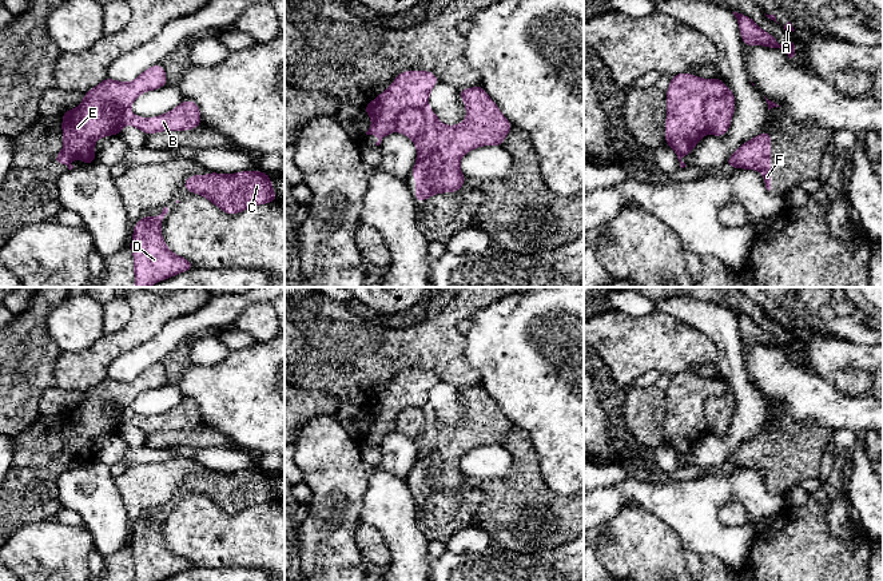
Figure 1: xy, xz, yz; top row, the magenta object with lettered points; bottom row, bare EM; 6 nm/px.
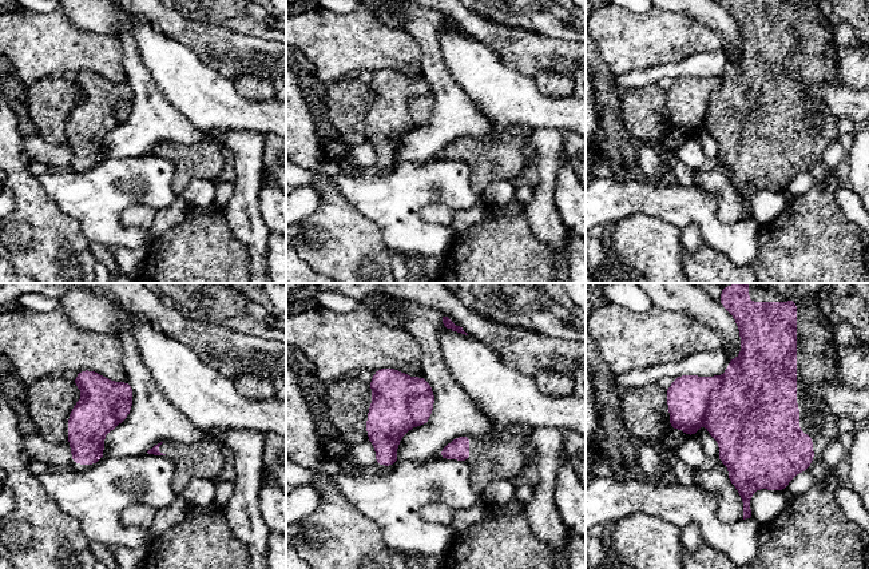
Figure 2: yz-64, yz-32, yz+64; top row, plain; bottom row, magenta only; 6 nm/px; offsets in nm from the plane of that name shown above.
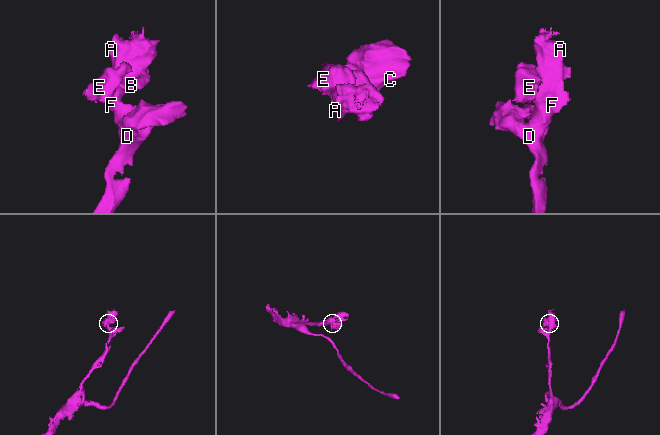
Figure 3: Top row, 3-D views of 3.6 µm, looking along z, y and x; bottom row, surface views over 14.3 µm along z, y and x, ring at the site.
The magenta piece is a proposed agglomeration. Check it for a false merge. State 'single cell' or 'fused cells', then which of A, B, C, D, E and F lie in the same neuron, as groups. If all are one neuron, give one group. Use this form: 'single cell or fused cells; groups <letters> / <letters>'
fused cells; groups A B C D F / E

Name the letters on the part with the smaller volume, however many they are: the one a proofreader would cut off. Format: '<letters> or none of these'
E

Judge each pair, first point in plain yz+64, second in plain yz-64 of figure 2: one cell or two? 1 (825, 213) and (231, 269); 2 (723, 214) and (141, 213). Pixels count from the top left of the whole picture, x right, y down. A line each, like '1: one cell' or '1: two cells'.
1: one cell
2: one cell

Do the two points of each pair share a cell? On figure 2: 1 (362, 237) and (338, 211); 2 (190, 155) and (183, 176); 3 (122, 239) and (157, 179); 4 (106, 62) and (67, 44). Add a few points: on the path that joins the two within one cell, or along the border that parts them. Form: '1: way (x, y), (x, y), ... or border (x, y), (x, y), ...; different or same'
1: way (356, 230), (344, 218); same
2: way (190, 160), (185, 171); same
3: way (108, 213), (110, 180), (118, 175), (130, 176); same
4: way (96, 52), (76, 50); same

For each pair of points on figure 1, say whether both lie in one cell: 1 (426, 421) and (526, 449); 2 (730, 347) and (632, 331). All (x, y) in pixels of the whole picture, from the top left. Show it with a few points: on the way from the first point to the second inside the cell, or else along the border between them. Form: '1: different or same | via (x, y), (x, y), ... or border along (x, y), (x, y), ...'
1: different | border along (513, 425), (500, 445)
2: different | border along (689, 326), (703, 331), (714, 342), (719, 361)

